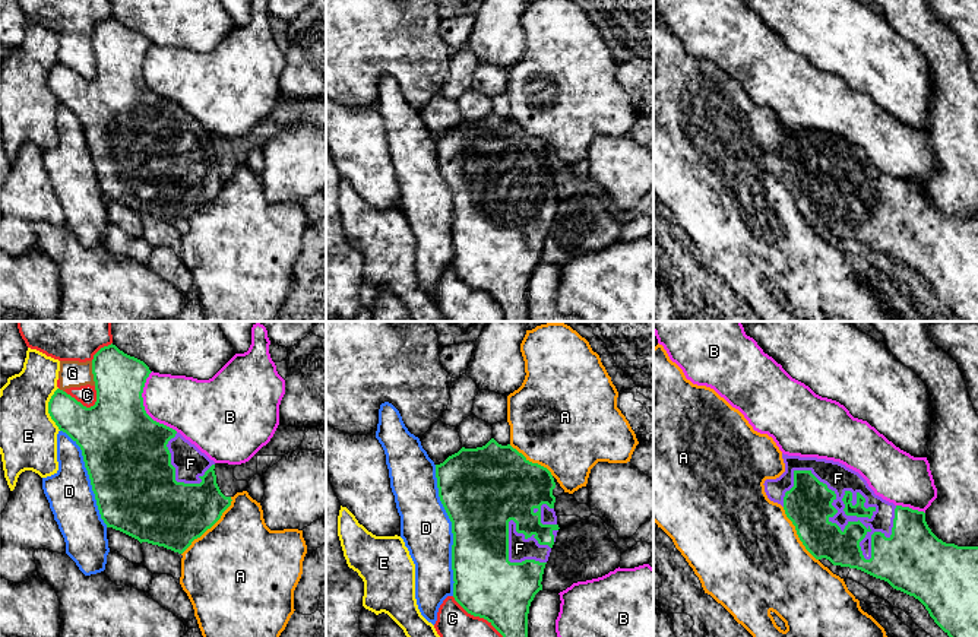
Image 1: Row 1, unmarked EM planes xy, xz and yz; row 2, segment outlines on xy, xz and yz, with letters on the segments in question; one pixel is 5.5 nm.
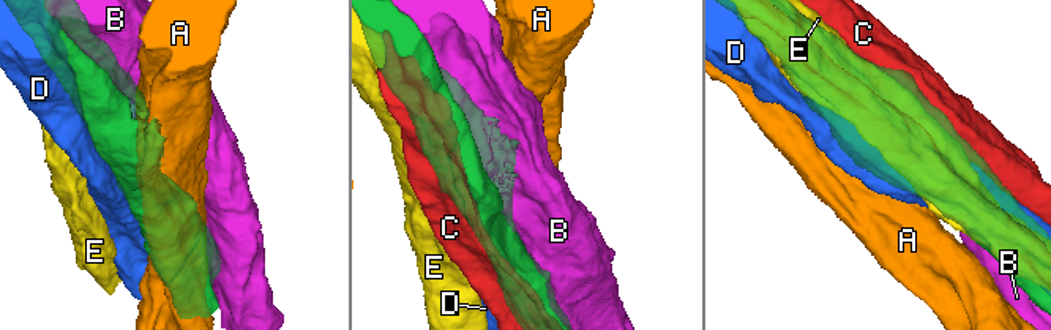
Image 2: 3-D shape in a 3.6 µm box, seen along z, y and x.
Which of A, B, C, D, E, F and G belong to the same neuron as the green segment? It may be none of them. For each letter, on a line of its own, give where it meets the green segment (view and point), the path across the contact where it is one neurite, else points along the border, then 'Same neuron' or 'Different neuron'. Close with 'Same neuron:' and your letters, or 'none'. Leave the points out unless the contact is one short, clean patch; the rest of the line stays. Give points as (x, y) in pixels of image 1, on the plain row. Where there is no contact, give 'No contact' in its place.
A: Touches green at xy (209, 200). Different neuron
B: Touches green at xy (143, 81). Different neuron
C: Touches green at xz (483, 290). Different neuron
D: Touches green at xz (452, 203). Different neuron
E: Touches green at xy (48, 82). Different neuron
F: Touches green at yz (832, 189). Same neuron
G: Touches green at xy (92, 46). Boundary: xy (91, 34), (95, 57). Different neuron
Same neuron: F

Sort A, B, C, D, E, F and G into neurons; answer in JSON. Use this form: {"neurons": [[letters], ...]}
{"neurons": [["A"], ["B"], ["C", "G"], ["D"], ["E"], ["F"]]}

